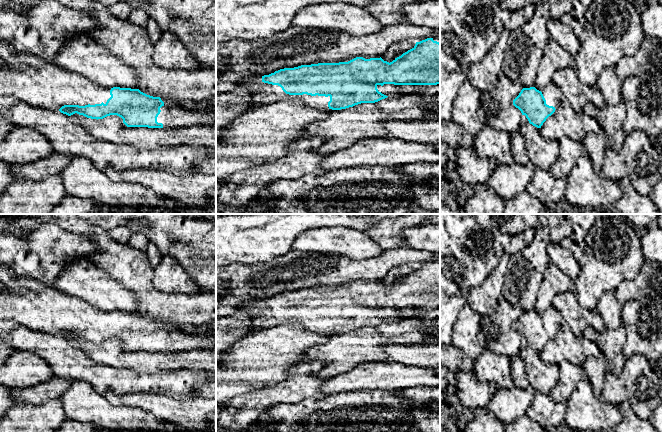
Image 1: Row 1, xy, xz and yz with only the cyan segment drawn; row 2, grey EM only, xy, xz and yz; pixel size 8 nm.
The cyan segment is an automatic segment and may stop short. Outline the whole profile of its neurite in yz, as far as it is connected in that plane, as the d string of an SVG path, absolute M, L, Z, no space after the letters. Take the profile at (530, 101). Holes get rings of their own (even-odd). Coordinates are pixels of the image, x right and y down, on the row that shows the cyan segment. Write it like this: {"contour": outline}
{"contour": "M551 82L542 91L535 87L523 88L513 100L513 105L526 116L530 124L541 128L559 107L562 99L561 90Z"}

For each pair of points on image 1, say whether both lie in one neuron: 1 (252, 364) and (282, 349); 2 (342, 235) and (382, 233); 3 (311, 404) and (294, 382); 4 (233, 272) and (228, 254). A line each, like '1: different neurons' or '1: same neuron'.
1: same neuron
2: different neurons
3: different neurons
4: different neurons

